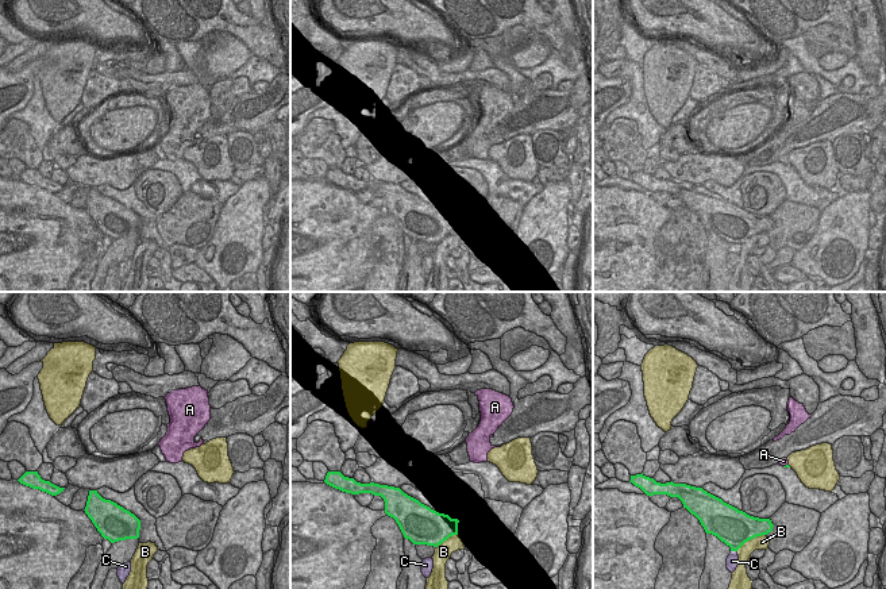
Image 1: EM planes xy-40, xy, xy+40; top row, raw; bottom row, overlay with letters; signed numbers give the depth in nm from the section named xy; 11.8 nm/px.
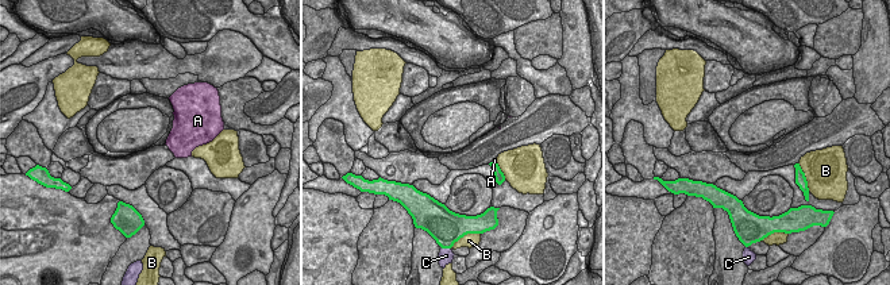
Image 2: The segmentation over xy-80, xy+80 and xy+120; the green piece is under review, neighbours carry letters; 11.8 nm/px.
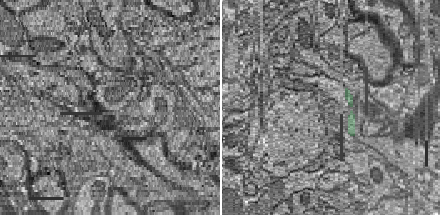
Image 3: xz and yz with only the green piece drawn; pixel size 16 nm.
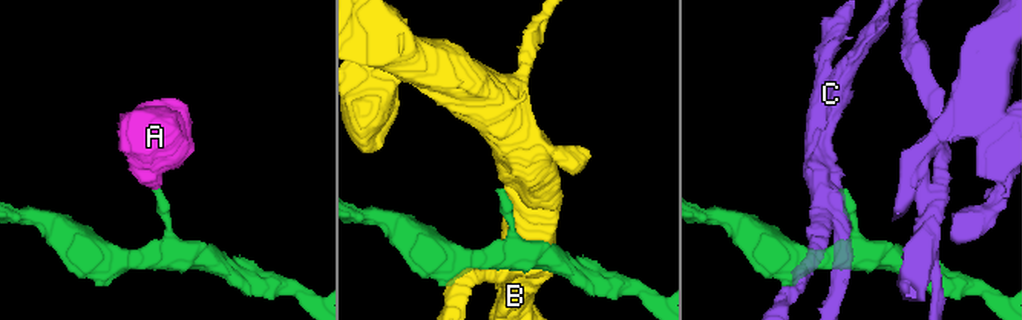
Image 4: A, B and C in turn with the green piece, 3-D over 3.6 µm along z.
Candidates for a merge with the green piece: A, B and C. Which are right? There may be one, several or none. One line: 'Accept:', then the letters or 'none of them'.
Accept: A

